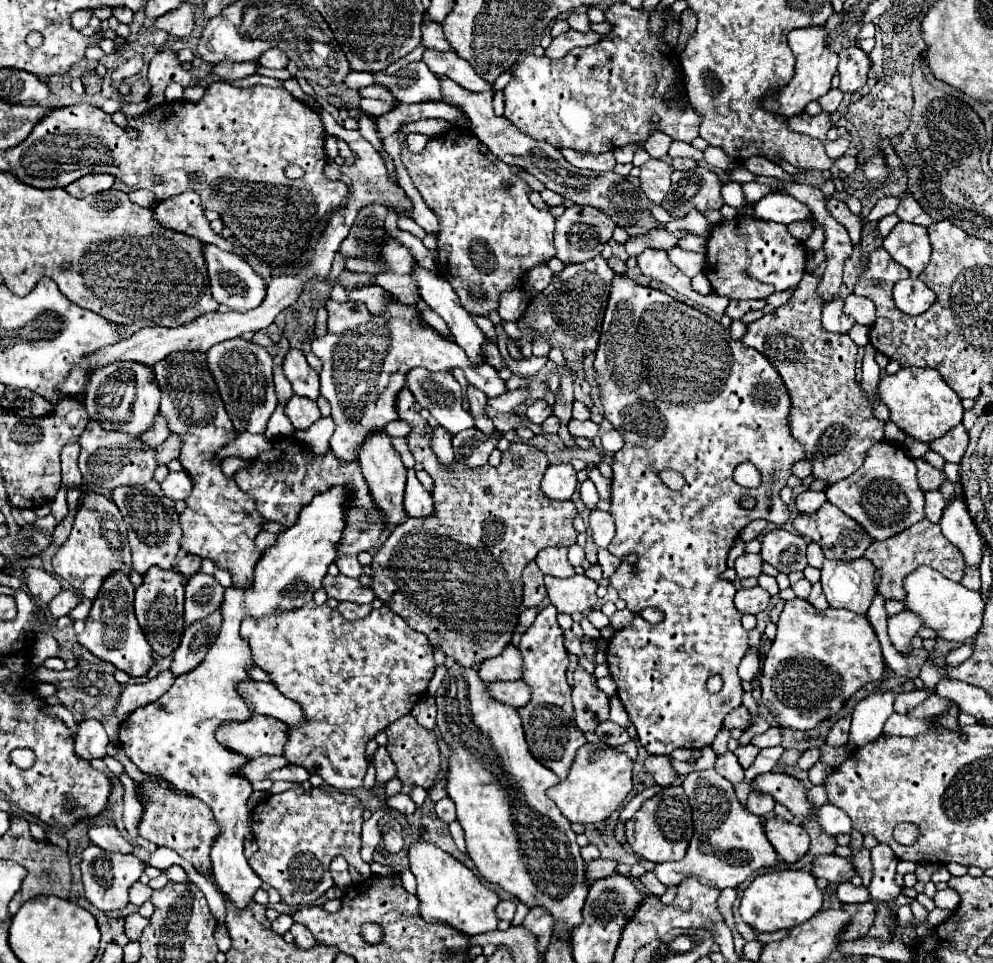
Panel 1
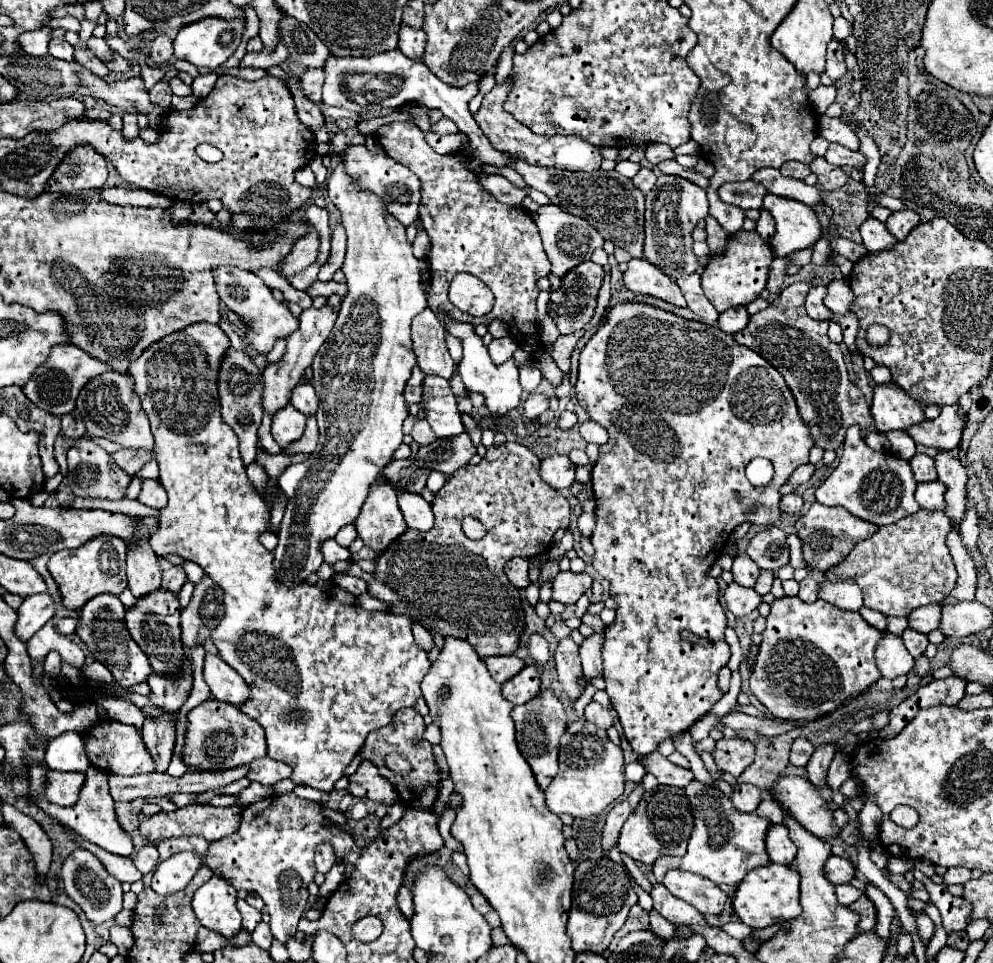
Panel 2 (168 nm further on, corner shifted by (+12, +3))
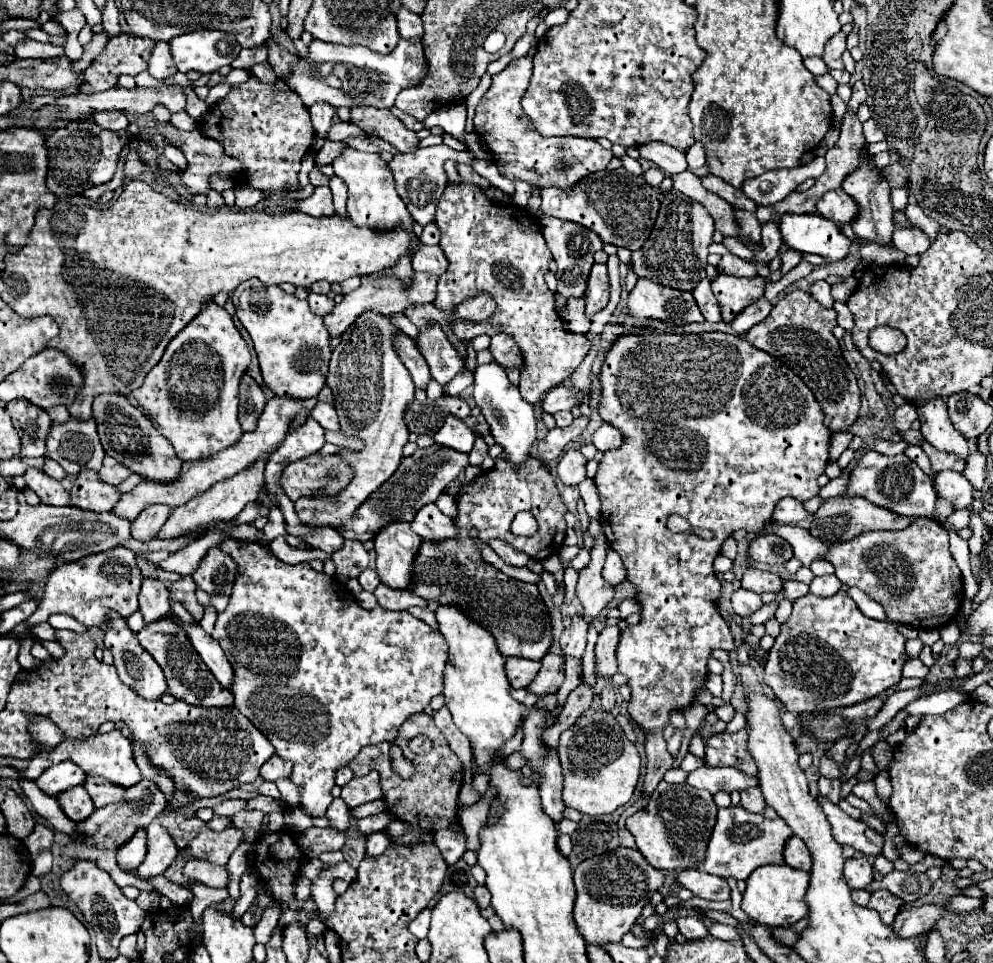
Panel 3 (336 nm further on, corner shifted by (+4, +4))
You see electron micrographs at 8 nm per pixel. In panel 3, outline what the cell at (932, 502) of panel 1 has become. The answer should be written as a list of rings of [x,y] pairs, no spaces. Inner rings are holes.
[[[941,471],[933,479],[933,487],[939,497],[949,499],[953,509],[965,509],[973,501],[973,487],[961,473]]]

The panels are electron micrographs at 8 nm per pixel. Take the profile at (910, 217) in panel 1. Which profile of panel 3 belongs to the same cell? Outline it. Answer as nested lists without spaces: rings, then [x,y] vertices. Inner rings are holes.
[[[895,225],[893,245],[901,249],[905,255],[919,255],[929,249],[929,237],[919,227],[901,227]]]

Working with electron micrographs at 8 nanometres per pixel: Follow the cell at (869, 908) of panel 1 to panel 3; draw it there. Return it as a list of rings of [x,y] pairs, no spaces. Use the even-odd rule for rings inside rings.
[[[879,889],[879,891],[873,891],[871,893],[871,899],[867,903],[869,909],[875,909],[879,915],[881,915],[881,921],[885,921],[885,925],[891,925],[897,911],[901,909],[903,901],[895,895],[891,895],[887,889]]]

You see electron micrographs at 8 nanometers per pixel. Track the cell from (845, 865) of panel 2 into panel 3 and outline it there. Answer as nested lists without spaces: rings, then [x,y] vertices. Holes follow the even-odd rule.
[[[851,857],[843,867],[845,881],[851,889],[865,889],[873,881],[873,865],[867,857]]]

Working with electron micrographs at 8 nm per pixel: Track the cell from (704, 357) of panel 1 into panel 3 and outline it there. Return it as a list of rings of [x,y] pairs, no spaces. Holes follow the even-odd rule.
[[[639,329],[639,333],[625,333],[619,335],[611,349],[605,355],[603,367],[601,367],[601,401],[599,401],[599,413],[605,423],[611,423],[617,427],[623,435],[623,445],[621,449],[611,449],[605,451],[599,471],[595,475],[595,485],[599,489],[601,497],[601,525],[607,537],[607,543],[613,551],[619,553],[625,571],[627,571],[627,581],[631,581],[637,589],[637,601],[641,605],[641,621],[637,625],[631,625],[621,631],[619,647],[617,647],[617,663],[619,663],[619,673],[627,677],[627,685],[631,689],[631,699],[627,703],[631,719],[645,731],[645,733],[663,733],[665,725],[669,723],[671,711],[685,711],[689,705],[695,701],[697,691],[705,687],[707,679],[707,661],[713,657],[715,649],[723,649],[727,653],[735,651],[735,641],[731,635],[729,625],[725,619],[719,615],[717,601],[721,597],[721,581],[717,579],[713,571],[713,559],[719,555],[721,545],[725,543],[727,537],[731,537],[733,531],[737,529],[747,529],[751,533],[759,533],[773,517],[773,509],[777,501],[783,497],[795,497],[799,501],[807,501],[819,493],[817,477],[823,475],[827,459],[829,459],[829,429],[823,425],[823,411],[819,403],[815,401],[813,393],[807,389],[807,385],[783,363],[767,355],[765,351],[755,349],[745,337],[741,335],[729,335],[729,333],[659,333],[651,329]],[[671,515],[681,515],[687,519],[689,525],[709,529],[713,533],[713,539],[701,539],[695,533],[673,533],[667,527],[667,519]]]

